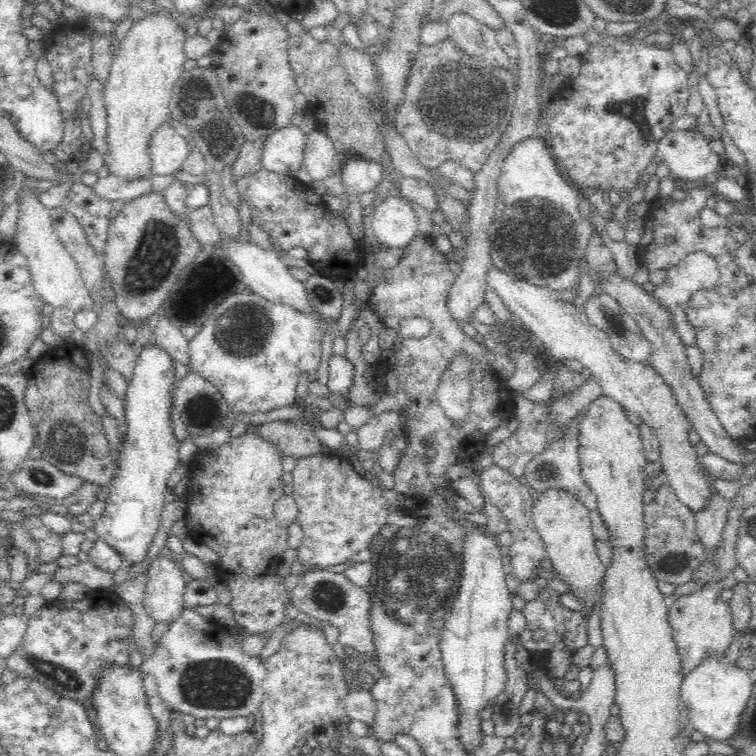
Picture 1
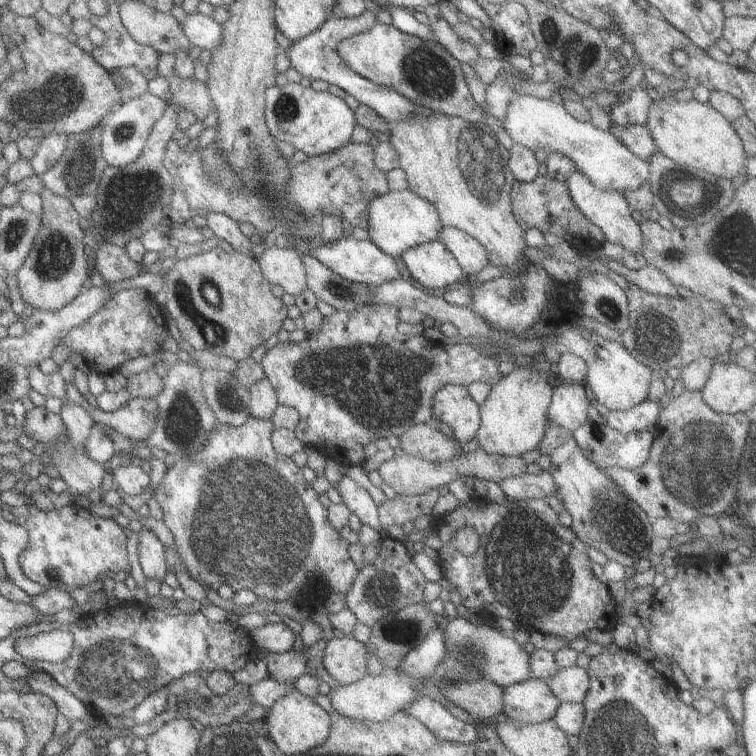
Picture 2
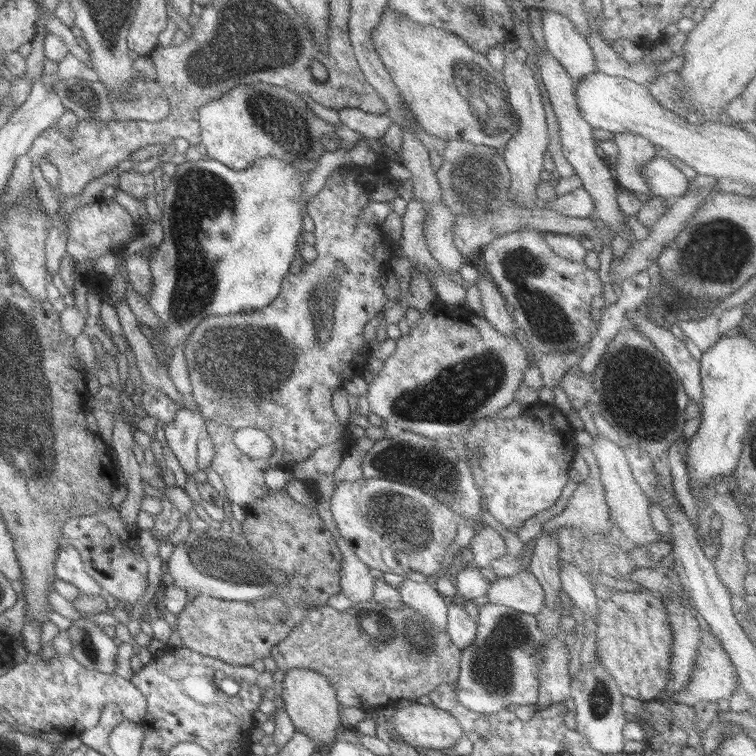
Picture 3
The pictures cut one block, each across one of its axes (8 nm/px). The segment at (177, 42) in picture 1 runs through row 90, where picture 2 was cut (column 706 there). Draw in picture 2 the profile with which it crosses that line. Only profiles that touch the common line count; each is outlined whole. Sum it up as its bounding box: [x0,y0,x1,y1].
[646,99,745,180]

